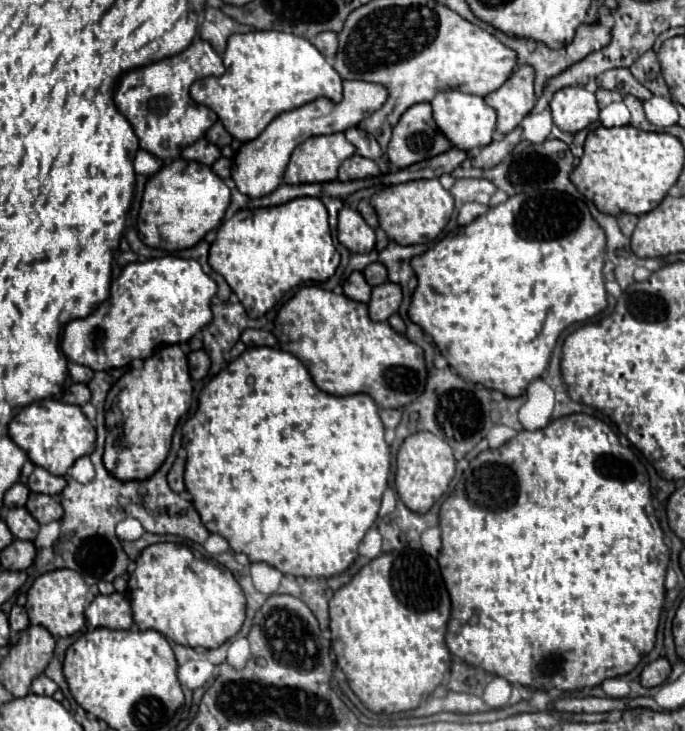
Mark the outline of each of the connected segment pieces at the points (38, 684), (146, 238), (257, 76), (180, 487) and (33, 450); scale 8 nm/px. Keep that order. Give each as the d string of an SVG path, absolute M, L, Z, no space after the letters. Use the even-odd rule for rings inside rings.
M44 675L36 677L32 683L32 693L36 693L36 695L54 695L56 689L58 689L58 685Z
M174 159L146 181L142 207L138 213L138 235L148 247L166 251L188 249L196 245L208 231L220 225L228 203L230 189L208 165Z
M250 31L244 35L232 35L228 39L228 47L224 53L224 67L226 67L226 73L222 77L206 77L206 79L194 81L190 87L190 97L196 103L210 107L222 121L224 129L242 143L256 139L266 129L266 125L284 111L302 107L318 97L326 97L330 101L342 99L342 79L336 73L336 69L308 39L296 37L292 33Z
M178 457L168 473L168 485L172 491L182 493L184 491L184 461Z
M56 399L36 401L24 407L10 423L12 441L24 449L34 465L44 467L52 475L64 475L76 459L90 455L96 445L96 429L78 405L68 405Z

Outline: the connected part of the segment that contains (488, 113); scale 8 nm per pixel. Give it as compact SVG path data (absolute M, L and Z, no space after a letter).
M442 91L436 93L436 97L430 101L432 105L432 117L436 121L436 127L452 141L452 145L460 151L470 151L474 147L484 147L492 141L492 133L496 127L496 111L484 103L482 97L468 95L462 91Z

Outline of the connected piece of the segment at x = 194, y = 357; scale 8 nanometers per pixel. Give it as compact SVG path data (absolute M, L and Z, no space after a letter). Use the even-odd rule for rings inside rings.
M192 351L188 353L188 365L190 365L190 377L194 381L200 381L208 375L208 369L210 369L210 357L206 351Z

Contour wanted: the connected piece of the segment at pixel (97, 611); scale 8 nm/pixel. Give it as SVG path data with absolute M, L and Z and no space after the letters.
M122 593L98 595L86 609L86 619L92 627L130 629L134 621L132 621L128 595Z

